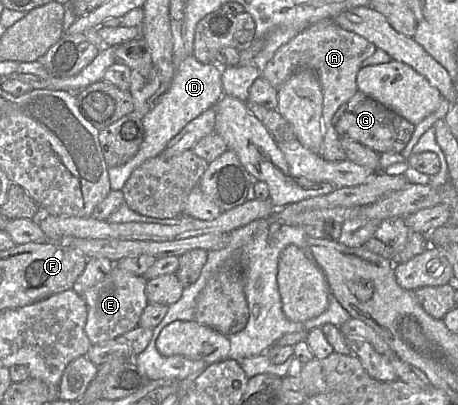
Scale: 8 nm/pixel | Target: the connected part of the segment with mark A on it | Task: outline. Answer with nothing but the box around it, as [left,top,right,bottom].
[261,20,377,162]

